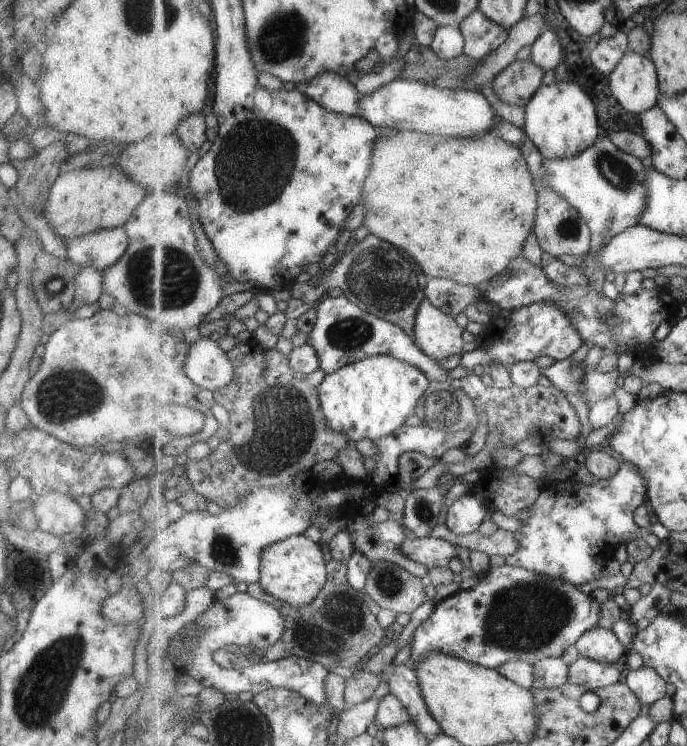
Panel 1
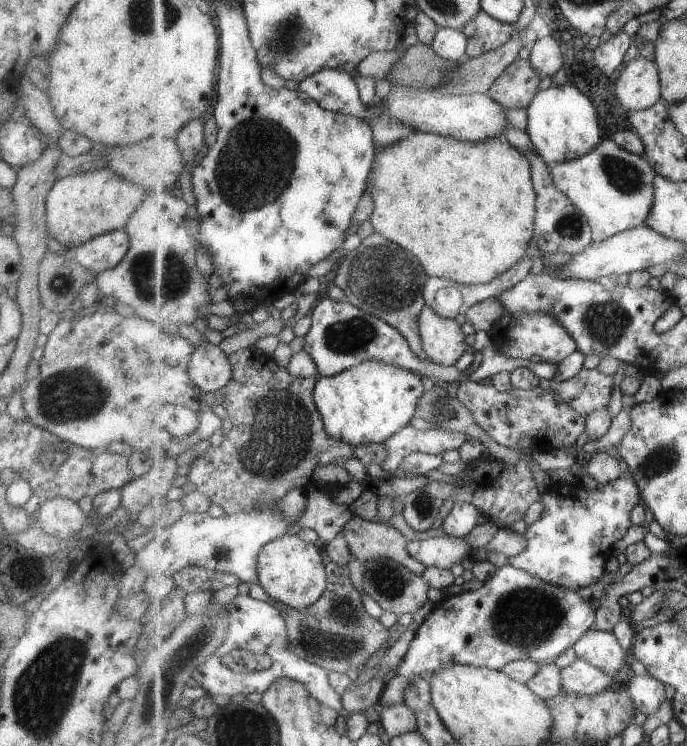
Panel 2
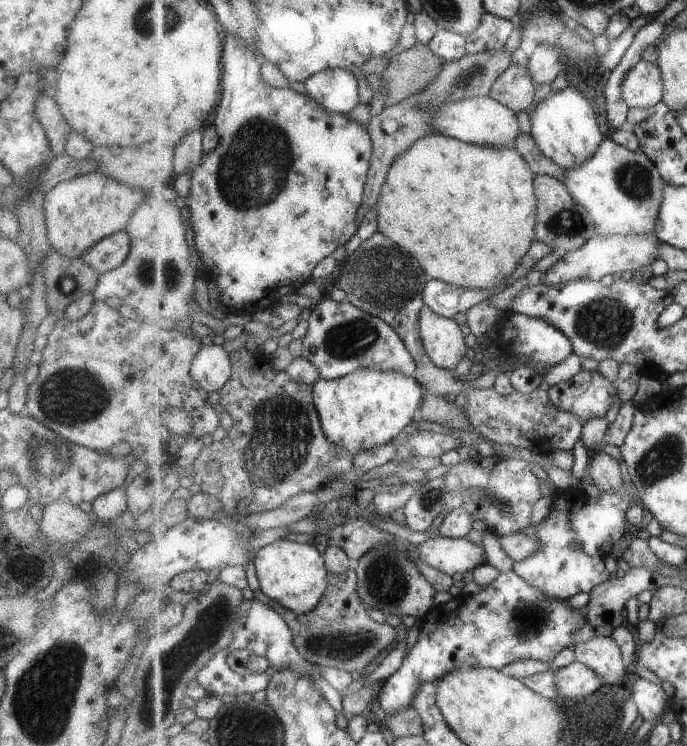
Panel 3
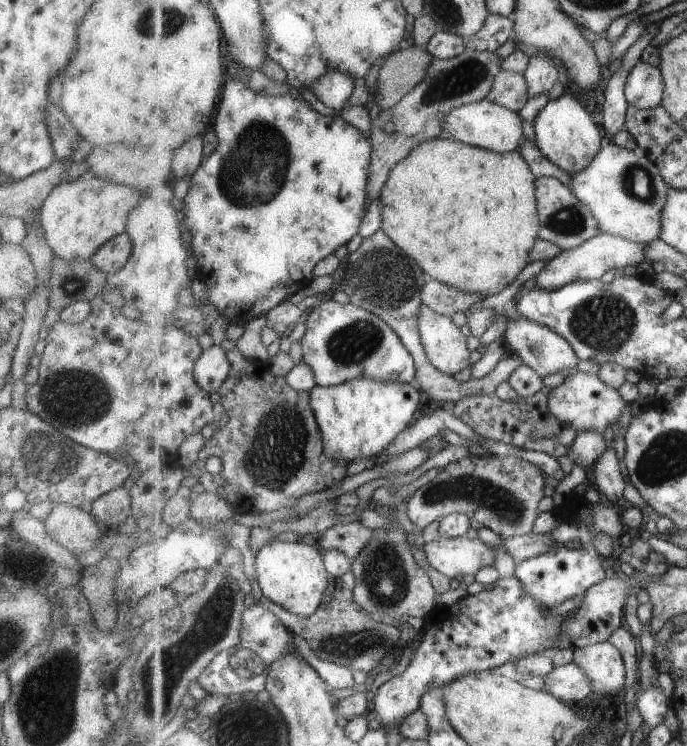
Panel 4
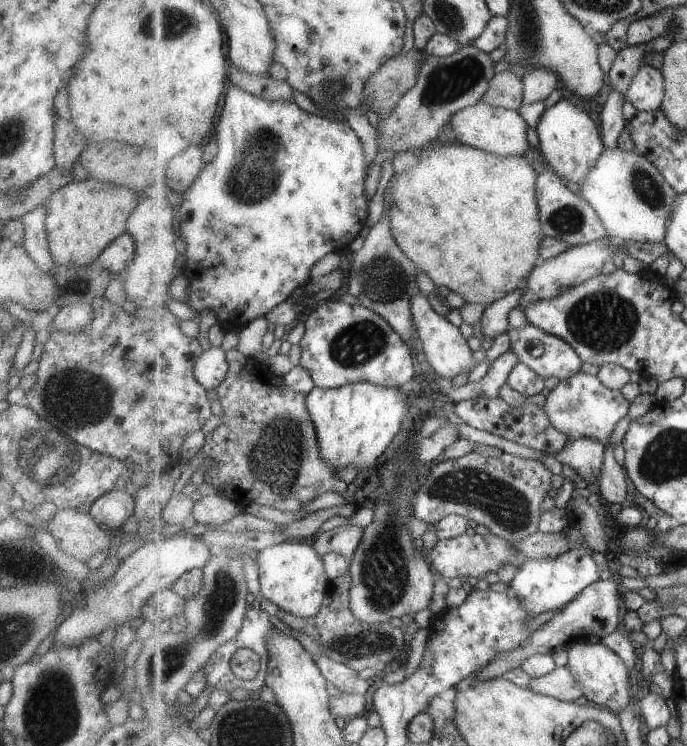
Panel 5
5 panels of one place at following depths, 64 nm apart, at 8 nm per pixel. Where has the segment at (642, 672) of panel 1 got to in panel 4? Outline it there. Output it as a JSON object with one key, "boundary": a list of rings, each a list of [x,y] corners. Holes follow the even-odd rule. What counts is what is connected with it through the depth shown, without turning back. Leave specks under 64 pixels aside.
{"boundary":[[[650,686],[645,691],[641,691],[636,705],[643,723],[651,730],[660,726],[667,716],[667,710],[671,706],[671,698],[665,696],[665,692],[657,686]]]}

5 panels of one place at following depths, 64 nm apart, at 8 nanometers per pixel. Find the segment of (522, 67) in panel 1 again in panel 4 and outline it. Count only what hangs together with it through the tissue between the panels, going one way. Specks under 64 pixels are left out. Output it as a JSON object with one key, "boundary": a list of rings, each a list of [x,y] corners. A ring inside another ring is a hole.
{"boundary":[[[502,71],[486,99],[518,113],[530,100],[527,78],[517,72]]]}

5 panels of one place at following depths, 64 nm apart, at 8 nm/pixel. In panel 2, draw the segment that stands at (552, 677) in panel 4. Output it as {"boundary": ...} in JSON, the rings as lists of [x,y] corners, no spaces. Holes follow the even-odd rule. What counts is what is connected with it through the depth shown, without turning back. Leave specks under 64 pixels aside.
{"boundary":[[[581,658],[569,667],[565,667],[563,672],[563,687],[566,690],[582,693],[589,697],[602,692],[613,684],[618,684],[614,673],[606,672],[605,669],[600,669]]]}

